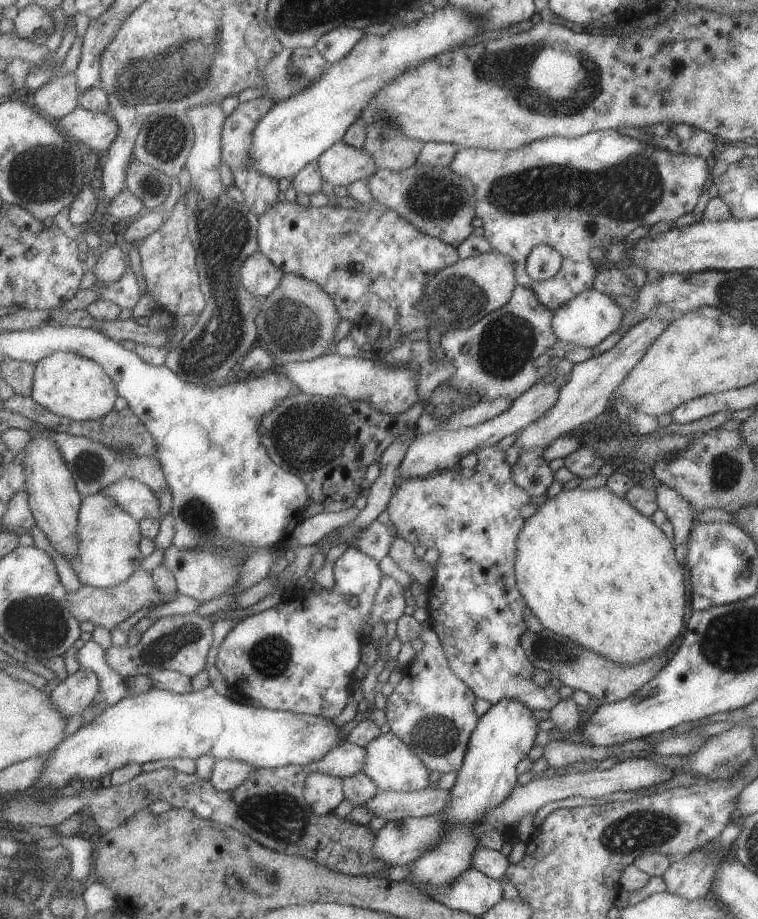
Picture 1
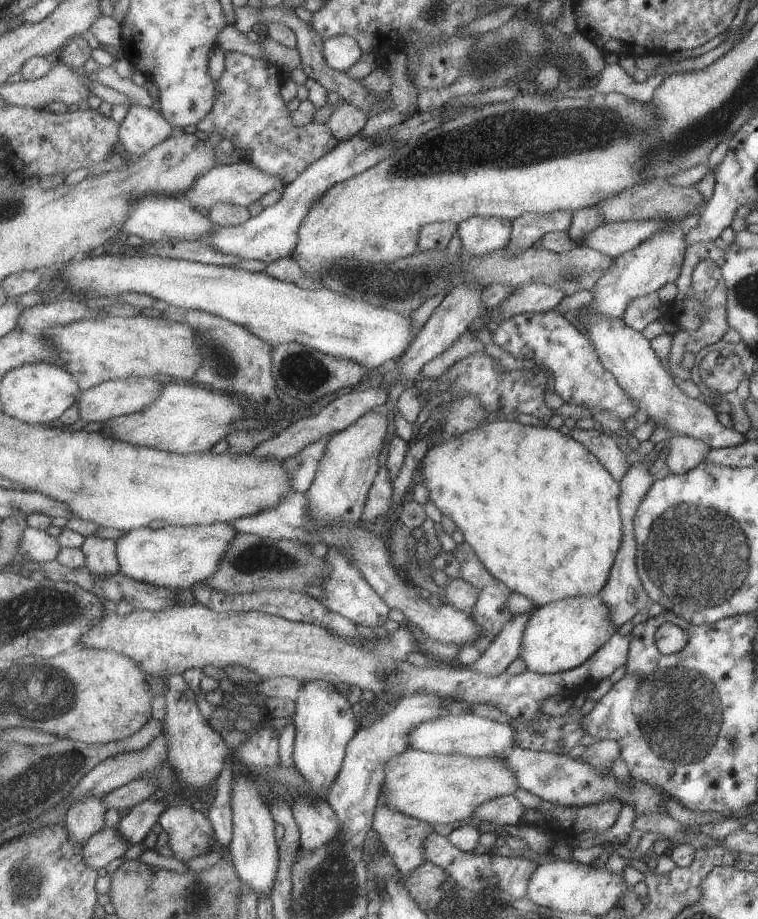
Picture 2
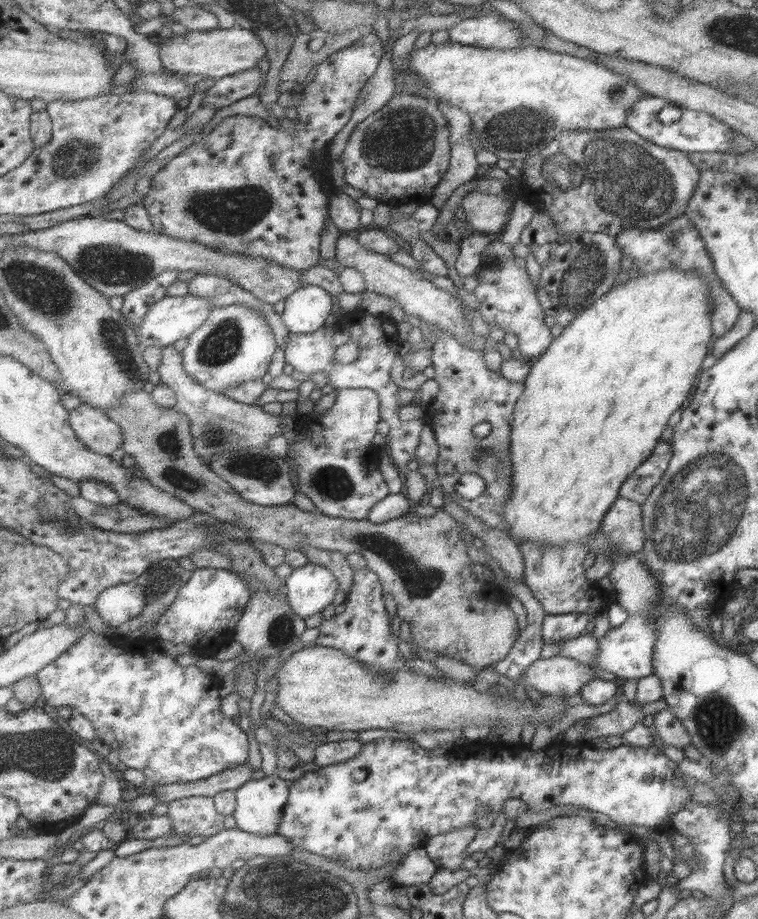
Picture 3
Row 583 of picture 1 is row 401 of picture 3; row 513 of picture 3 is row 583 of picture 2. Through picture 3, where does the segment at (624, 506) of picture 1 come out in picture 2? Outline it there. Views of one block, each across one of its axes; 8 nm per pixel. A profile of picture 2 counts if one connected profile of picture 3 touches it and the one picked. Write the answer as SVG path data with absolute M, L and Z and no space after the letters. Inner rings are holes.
M493 417L476 429L465 432L458 439L451 436L450 440L437 442L429 449L422 471L422 482L429 491L429 499L441 513L454 522L465 540L480 557L481 562L493 573L493 576L508 584L513 591L531 598L537 607L575 596L597 595L600 588L607 582L612 564L615 562L616 552L619 550L623 538L623 521L619 509L620 483L581 441L570 434L566 436L563 430L560 432L559 429L547 425L523 425L502 417Z

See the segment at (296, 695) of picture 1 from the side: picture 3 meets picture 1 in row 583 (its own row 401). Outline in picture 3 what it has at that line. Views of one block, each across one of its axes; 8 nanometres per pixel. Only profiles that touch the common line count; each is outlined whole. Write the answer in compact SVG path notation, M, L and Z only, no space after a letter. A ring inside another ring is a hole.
M337 389L337 392L339 394L333 408L321 412L314 407L310 413L296 414L295 428L287 433L289 445L285 460L292 458L295 462L296 466L291 467L291 472L299 480L298 490L312 500L317 510L327 516L365 520L371 515L373 505L392 493L380 469L380 460L386 448L373 442L383 424L381 399L373 389Z

